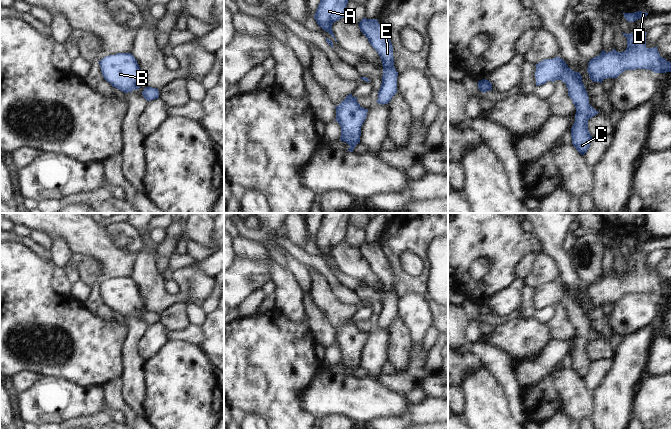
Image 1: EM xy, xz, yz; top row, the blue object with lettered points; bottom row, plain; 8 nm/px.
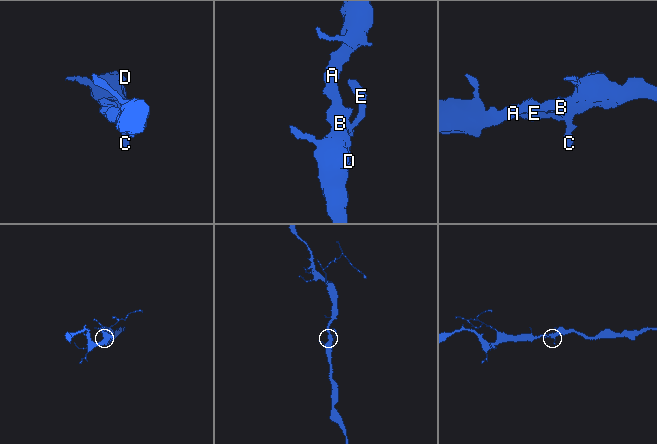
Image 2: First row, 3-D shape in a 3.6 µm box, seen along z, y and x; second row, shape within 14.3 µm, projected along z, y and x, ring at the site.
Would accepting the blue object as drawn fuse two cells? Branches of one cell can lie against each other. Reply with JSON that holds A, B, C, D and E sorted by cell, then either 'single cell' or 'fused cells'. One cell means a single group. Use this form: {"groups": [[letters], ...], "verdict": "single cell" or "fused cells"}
{"groups": [["A", "B", "C", "D", "E"]], "verdict": "single cell"}

